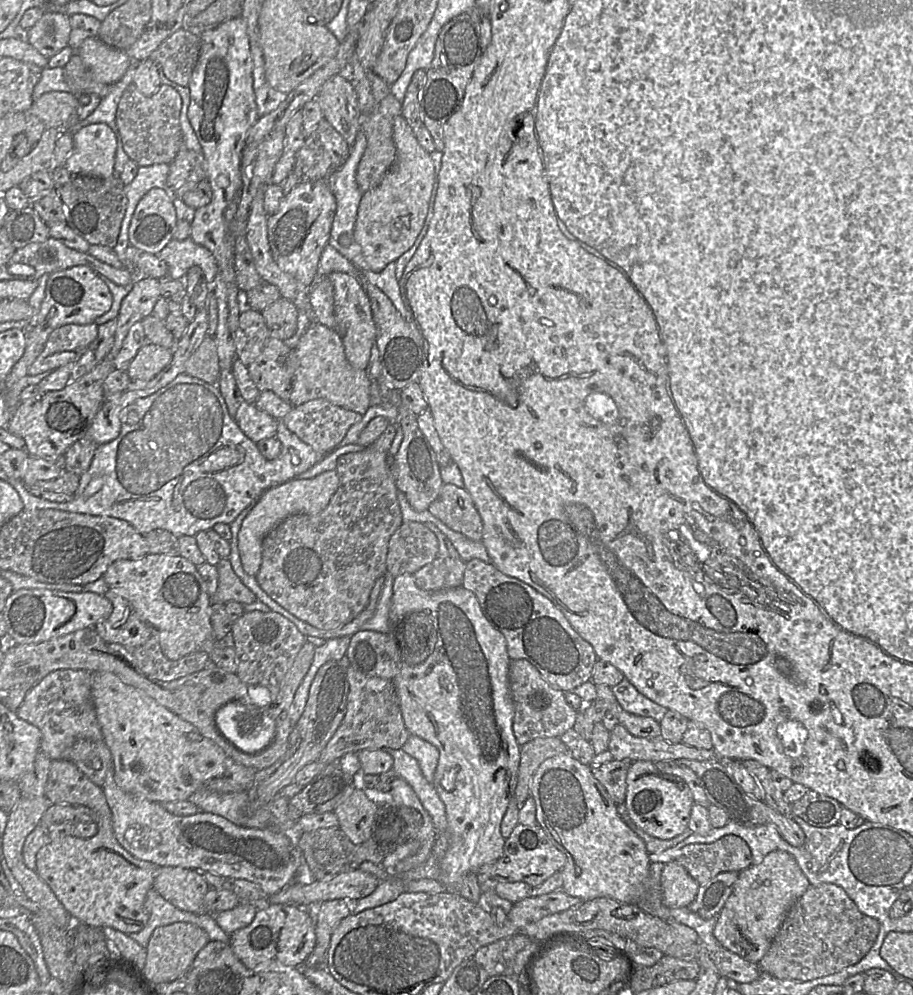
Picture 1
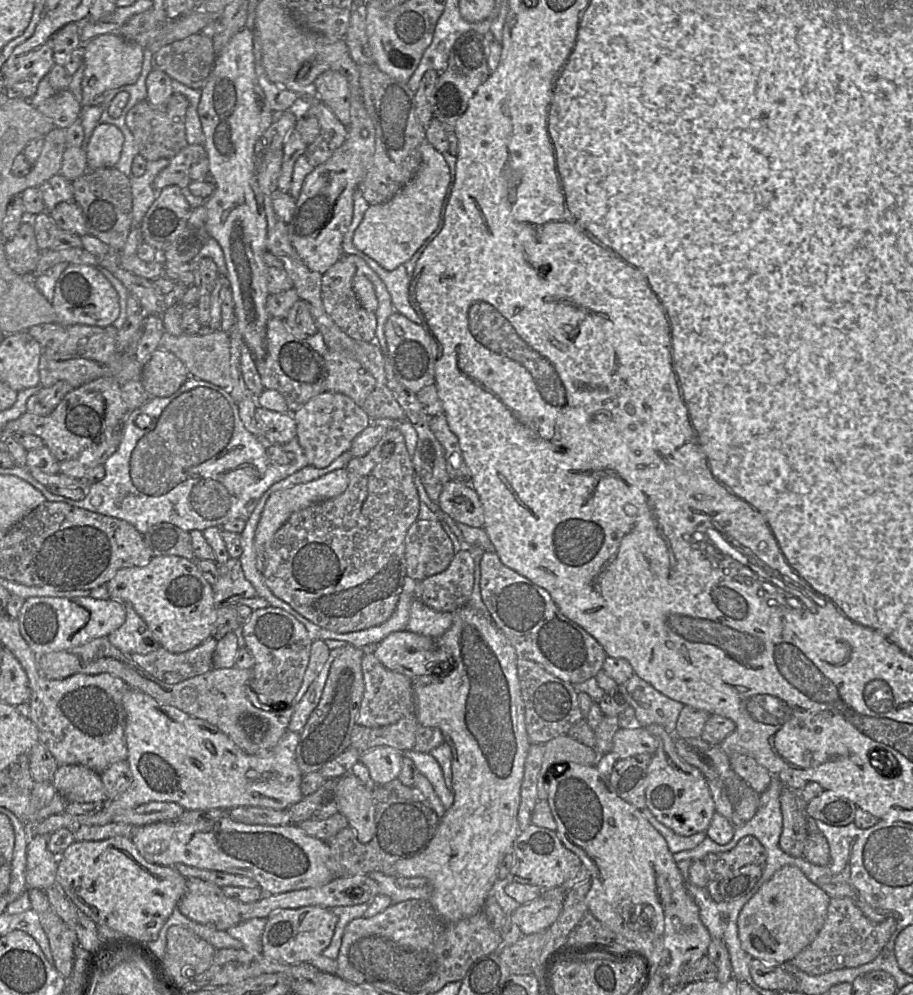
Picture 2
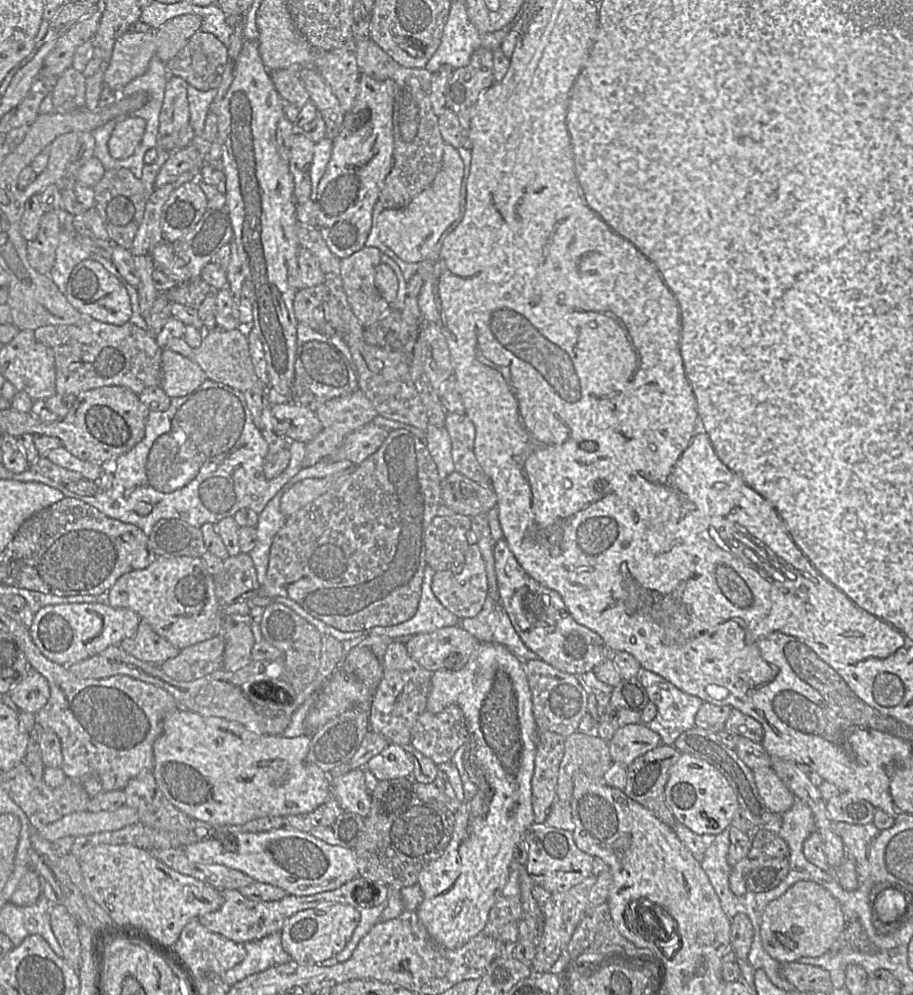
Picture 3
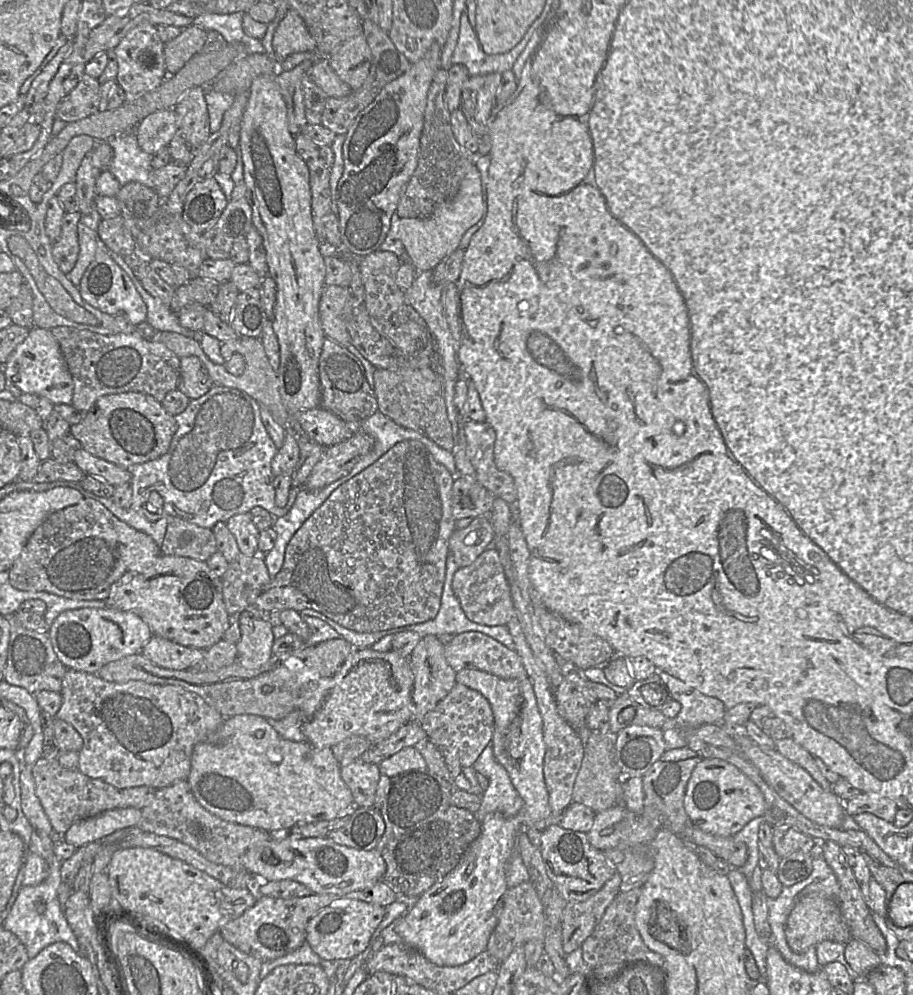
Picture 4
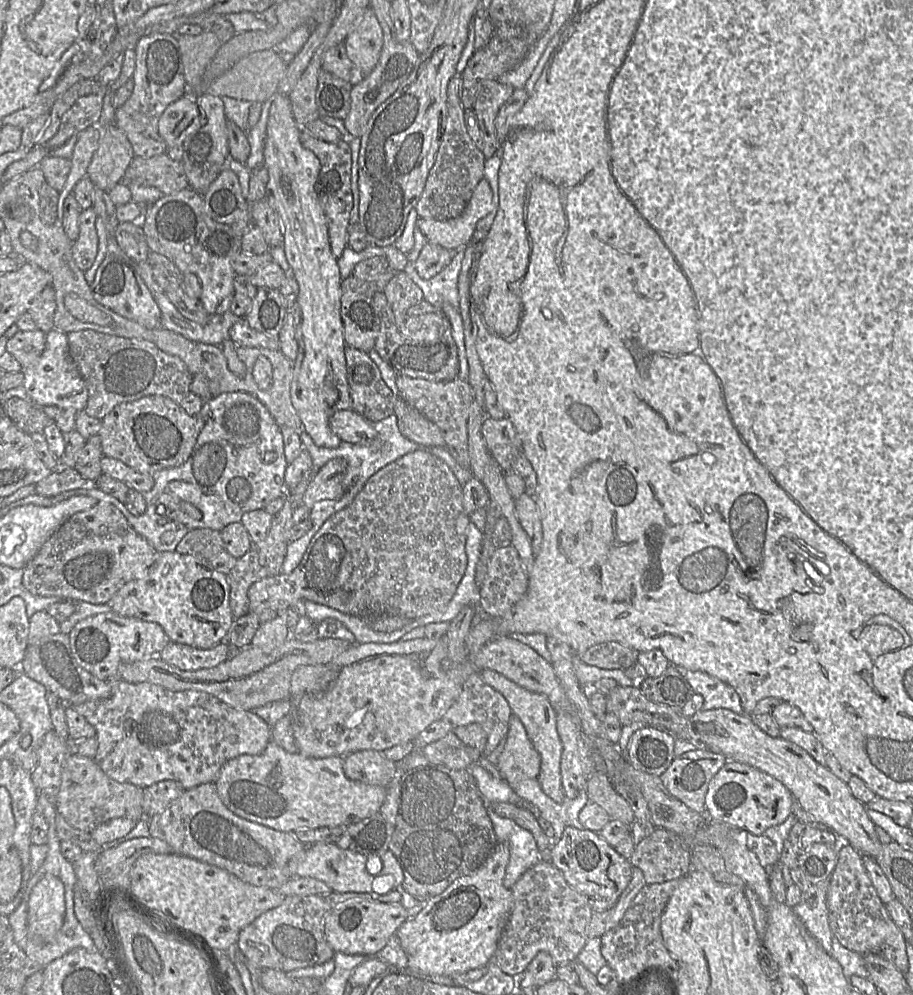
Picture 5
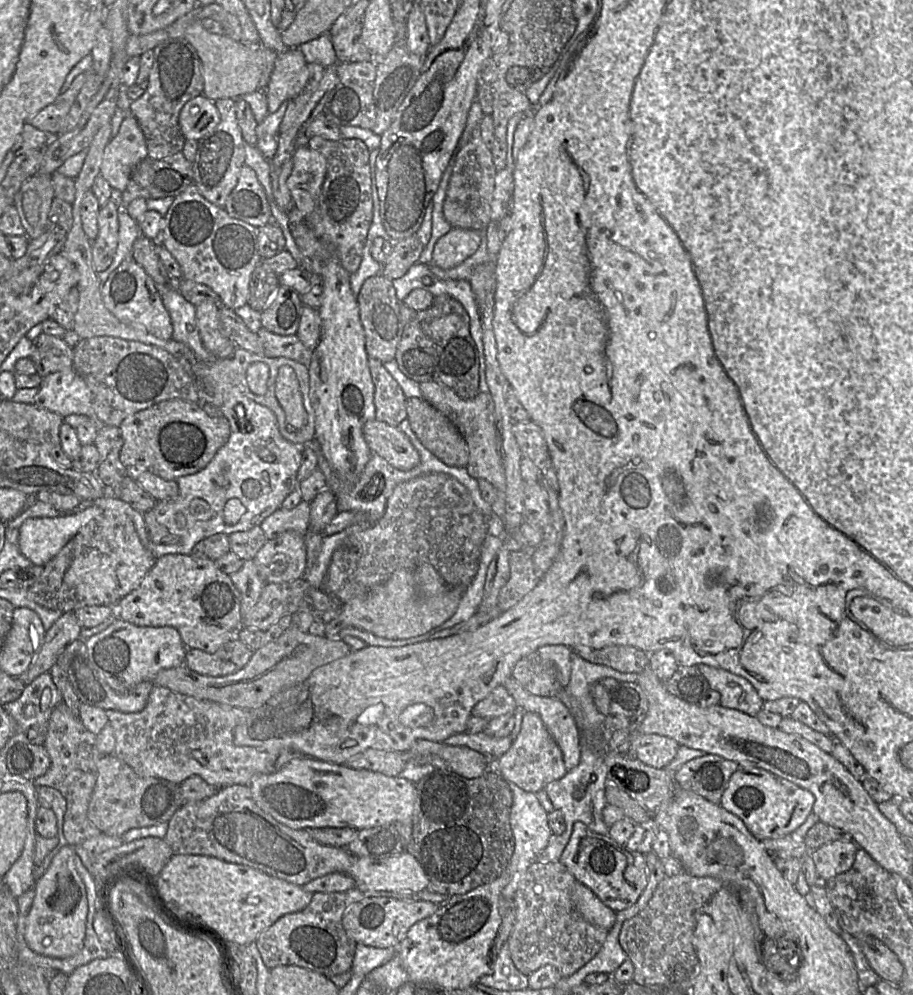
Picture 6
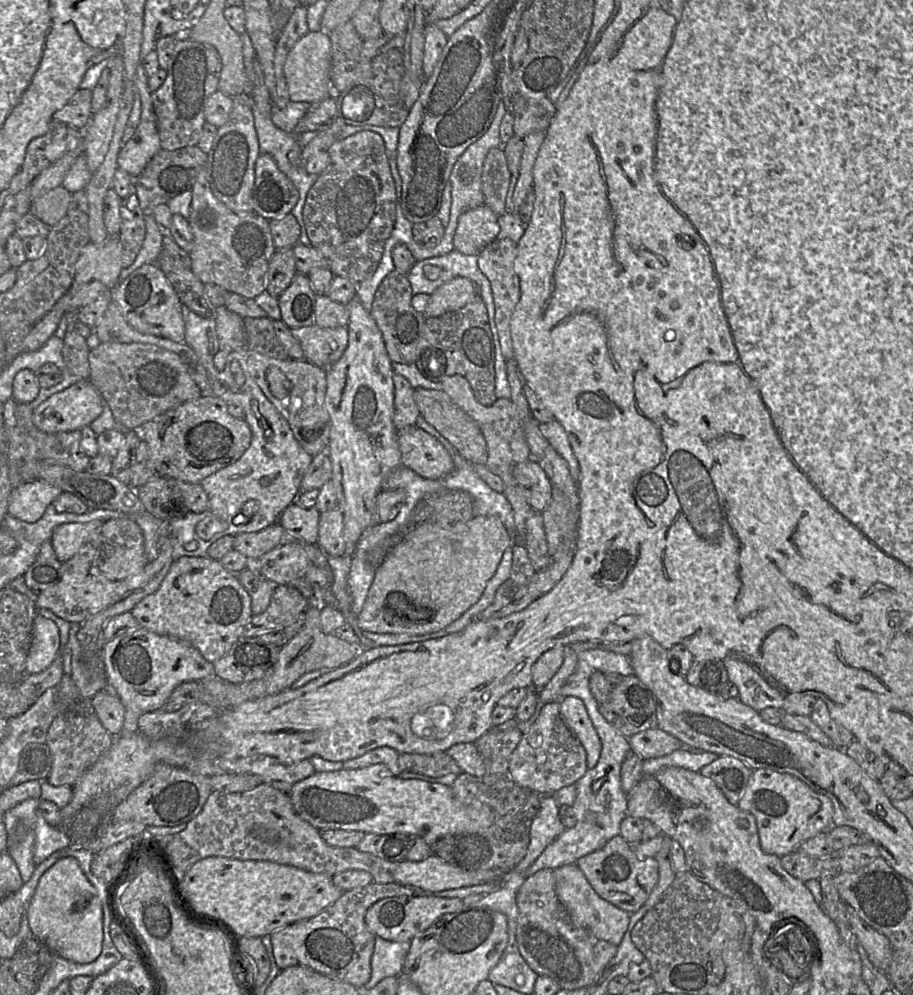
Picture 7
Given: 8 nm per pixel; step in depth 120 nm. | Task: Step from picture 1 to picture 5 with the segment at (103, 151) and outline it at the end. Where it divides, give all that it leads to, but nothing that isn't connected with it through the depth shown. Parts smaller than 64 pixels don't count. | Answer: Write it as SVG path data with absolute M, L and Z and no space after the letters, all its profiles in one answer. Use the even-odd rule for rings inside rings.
M187 94L170 104L161 115L158 132L168 148L181 145L206 122L195 96Z

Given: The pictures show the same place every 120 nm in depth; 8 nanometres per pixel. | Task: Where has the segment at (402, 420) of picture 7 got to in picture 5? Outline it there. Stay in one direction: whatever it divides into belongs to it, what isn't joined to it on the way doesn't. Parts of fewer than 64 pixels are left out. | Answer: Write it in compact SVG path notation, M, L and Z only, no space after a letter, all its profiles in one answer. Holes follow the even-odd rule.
M348 346L345 357L351 410L372 422L393 415L398 395L385 382L370 355Z

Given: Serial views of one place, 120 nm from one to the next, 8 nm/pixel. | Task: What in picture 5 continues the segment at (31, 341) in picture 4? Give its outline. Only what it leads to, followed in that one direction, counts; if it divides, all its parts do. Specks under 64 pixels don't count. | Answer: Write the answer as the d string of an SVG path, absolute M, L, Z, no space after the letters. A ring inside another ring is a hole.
M57 329L46 333L46 346L39 359L22 370L25 388L29 399L38 406L56 406L59 409L84 411L88 392L85 382L73 362L68 347L67 334Z

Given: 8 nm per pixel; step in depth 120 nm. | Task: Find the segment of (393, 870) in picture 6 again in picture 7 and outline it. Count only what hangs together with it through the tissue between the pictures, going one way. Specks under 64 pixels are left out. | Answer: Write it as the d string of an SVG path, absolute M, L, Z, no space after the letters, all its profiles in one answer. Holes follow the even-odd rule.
M433 854L418 862L405 859L395 863L395 883L428 892L482 885L497 877L497 873L491 871L465 870Z

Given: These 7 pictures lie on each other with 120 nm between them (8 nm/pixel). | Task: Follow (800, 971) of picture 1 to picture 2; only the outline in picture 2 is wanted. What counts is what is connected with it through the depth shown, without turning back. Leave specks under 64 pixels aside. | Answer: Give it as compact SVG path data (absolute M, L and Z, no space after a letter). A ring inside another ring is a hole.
M831 898L823 927L816 938L790 962L794 967L808 975L821 975L827 972L861 966L874 960L884 948L895 930L895 920L888 918L882 922L873 922L865 916L852 899Z

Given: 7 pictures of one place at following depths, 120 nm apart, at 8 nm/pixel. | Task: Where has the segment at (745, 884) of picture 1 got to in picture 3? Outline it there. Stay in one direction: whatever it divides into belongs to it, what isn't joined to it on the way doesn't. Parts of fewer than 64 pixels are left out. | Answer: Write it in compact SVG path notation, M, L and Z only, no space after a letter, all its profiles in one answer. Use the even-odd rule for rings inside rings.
M801 880L782 896L771 901L762 914L760 937L764 950L780 963L827 953L846 926L847 920L838 900L822 885Z

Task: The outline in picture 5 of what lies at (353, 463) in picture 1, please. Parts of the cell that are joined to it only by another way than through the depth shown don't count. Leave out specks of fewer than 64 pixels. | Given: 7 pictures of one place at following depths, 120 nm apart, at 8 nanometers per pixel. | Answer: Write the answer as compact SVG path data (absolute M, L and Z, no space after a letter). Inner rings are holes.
M423 448L407 453L372 475L349 506L335 512L316 530L299 565L290 574L267 577L251 585L248 590L249 613L258 615L262 610L273 610L279 616L279 613L290 609L298 601L312 601L357 617L389 615L412 621L440 613L453 598L467 568L465 543L469 524L469 515L463 509L463 486L450 468L429 449Z

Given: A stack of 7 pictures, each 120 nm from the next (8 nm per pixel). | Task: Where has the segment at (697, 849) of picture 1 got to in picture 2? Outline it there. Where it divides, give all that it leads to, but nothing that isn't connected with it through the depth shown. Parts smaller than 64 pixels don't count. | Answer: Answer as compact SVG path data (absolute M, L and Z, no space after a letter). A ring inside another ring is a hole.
M753 836L741 838L730 851L709 853L702 862L709 882L719 882L733 876L746 866L764 865L766 851Z

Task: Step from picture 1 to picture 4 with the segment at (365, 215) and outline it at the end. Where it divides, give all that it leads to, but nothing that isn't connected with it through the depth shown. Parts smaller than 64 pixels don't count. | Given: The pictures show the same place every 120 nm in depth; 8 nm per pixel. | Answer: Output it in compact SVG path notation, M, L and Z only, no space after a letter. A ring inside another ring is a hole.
M471 167L463 178L459 191L448 203L437 209L432 215L420 218L399 218L398 233L409 262L418 271L433 270L443 259L451 255L460 245L467 230L484 218L486 202L484 185L480 171Z

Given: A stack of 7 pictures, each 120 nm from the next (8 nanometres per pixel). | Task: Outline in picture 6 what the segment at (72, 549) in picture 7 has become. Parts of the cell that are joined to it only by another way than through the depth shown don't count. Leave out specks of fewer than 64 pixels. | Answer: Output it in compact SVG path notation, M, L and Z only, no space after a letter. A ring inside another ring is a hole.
M90 506L78 513L55 518L28 518L19 528L18 548L32 564L44 566L54 558L60 550L94 518L103 513L99 506Z

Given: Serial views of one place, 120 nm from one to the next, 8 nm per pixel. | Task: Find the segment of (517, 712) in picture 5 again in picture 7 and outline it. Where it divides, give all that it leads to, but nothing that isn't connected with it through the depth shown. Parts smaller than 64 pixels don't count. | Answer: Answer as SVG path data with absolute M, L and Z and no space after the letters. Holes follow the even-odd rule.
M566 697L559 705L561 717L586 751L588 769L594 768L602 745L583 701L577 697Z

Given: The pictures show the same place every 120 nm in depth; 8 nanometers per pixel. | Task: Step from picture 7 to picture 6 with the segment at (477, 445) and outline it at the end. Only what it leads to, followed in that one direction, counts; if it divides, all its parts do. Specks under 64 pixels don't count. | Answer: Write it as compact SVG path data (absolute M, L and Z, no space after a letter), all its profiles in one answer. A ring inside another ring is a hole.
M421 397L407 399L407 421L420 443L445 464L464 467L469 461L468 445L455 425L439 410Z

